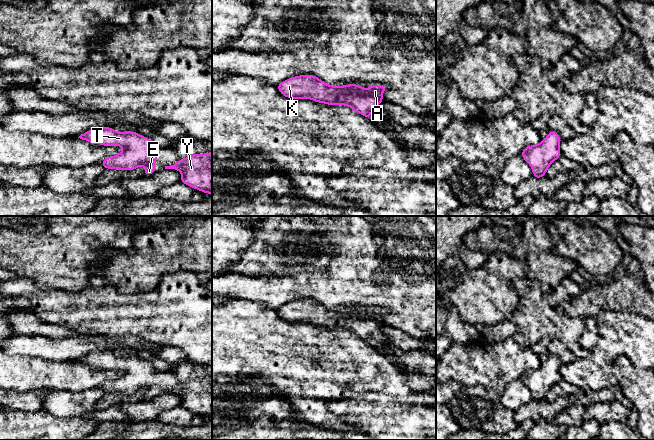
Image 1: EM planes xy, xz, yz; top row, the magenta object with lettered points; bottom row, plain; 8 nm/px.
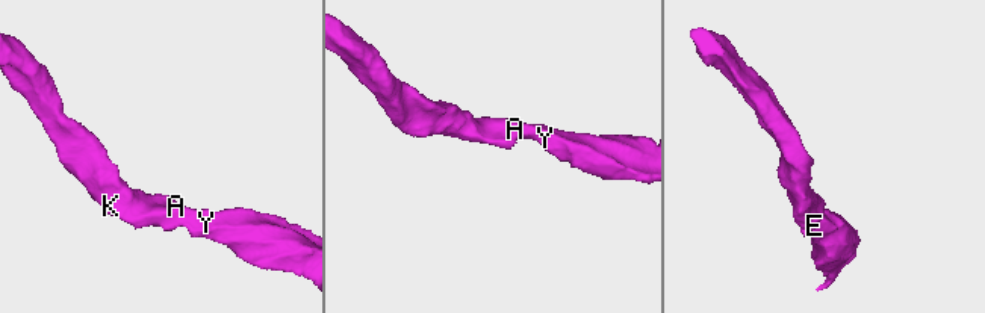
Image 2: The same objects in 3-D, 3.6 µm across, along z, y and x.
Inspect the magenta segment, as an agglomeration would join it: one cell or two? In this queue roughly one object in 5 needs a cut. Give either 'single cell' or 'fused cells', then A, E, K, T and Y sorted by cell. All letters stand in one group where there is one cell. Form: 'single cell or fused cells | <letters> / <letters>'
single cell | A E K T Y

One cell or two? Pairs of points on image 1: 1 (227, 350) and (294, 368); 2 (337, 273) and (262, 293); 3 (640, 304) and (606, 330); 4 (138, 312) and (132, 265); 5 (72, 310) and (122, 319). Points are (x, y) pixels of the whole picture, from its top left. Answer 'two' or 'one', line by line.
1: one
2: one
3: two
4: two
5: one

